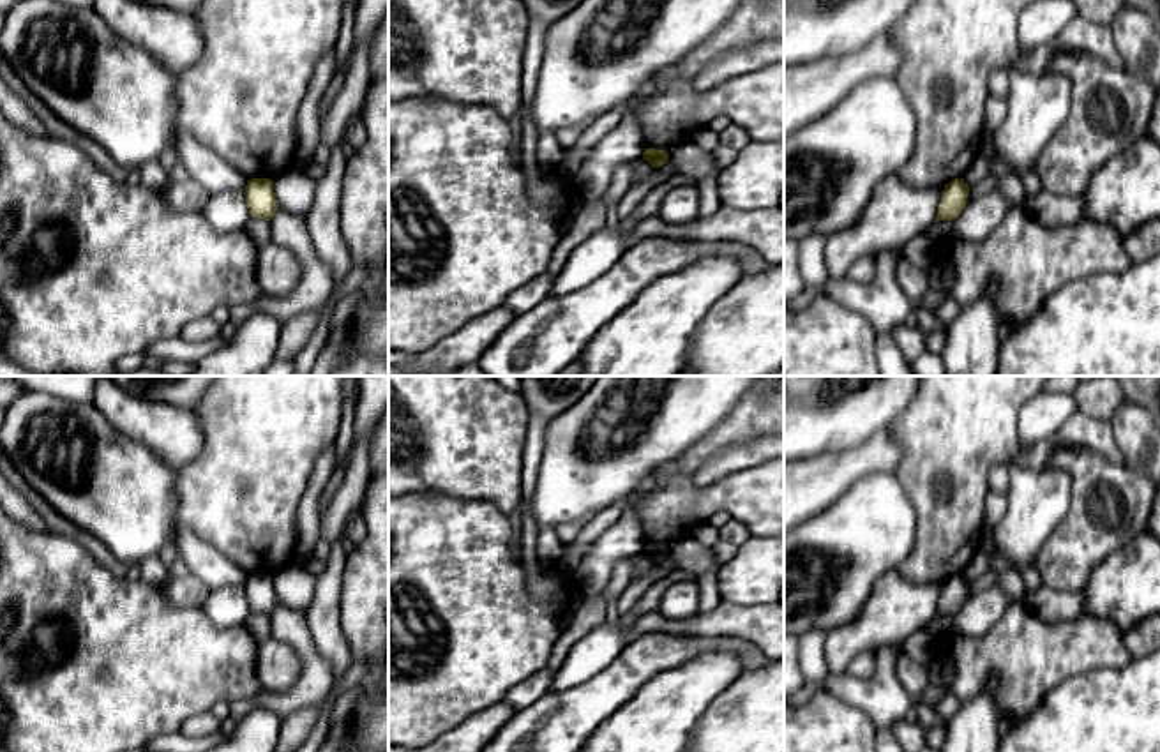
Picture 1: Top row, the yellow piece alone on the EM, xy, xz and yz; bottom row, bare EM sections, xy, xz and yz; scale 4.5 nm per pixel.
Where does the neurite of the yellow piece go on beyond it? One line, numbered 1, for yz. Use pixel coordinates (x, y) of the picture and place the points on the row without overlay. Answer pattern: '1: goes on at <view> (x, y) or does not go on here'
1: does not go on here

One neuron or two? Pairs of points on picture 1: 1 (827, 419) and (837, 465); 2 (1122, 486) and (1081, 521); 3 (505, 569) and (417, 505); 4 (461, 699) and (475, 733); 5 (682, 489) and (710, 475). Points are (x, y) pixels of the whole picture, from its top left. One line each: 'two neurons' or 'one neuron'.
1: two neurons
2: one neuron
3: one neuron
4: two neurons
5: two neurons

